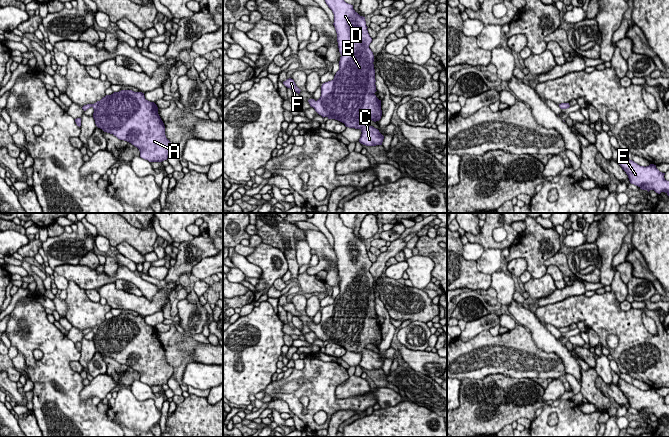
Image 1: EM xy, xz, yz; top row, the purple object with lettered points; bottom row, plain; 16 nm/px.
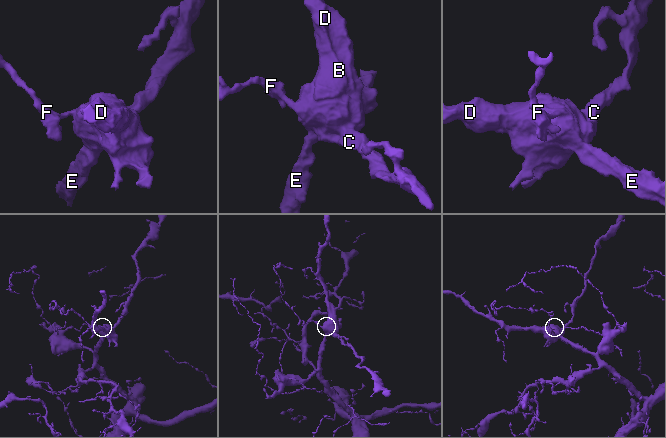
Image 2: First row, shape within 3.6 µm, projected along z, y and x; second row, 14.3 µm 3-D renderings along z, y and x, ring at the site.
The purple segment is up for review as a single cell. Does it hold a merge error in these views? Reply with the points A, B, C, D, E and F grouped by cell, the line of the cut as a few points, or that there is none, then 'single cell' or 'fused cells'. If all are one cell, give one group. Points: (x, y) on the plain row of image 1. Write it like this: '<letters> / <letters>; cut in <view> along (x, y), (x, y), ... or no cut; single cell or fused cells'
A B C D E F; no cut; single cell

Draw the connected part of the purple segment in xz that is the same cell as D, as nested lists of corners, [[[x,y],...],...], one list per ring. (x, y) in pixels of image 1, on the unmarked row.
[[[327,213],[325,226],[334,238],[334,251],[337,257],[337,266],[341,278],[339,294],[334,303],[325,306],[321,310],[321,320],[315,325],[308,326],[315,335],[323,342],[335,343],[345,348],[346,351],[360,353],[362,358],[359,366],[366,370],[382,369],[384,360],[378,353],[366,349],[367,344],[379,345],[382,340],[381,324],[374,318],[375,293],[374,279],[369,272],[372,262],[370,261],[365,241],[360,240],[353,229],[346,227],[339,217],[339,213]]]

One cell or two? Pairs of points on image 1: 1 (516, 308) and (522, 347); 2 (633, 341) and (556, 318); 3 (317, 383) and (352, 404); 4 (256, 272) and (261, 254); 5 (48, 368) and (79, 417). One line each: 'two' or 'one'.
1: two
2: one
3: one
4: two
5: one

